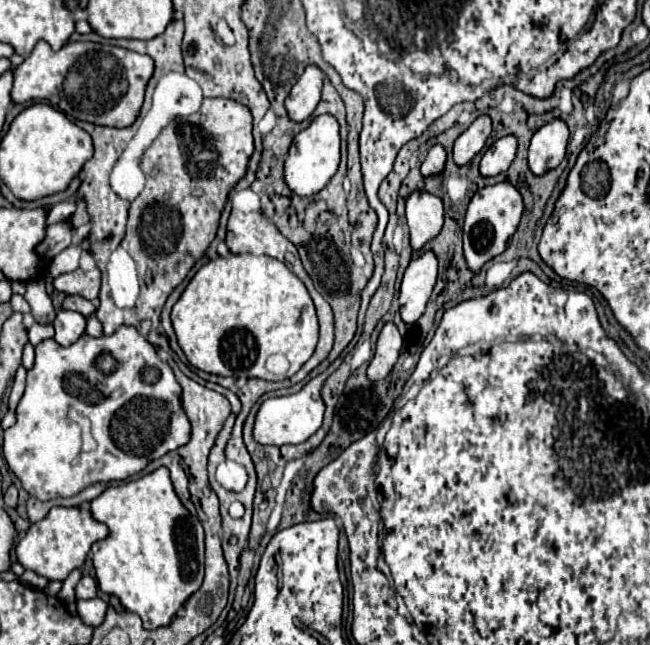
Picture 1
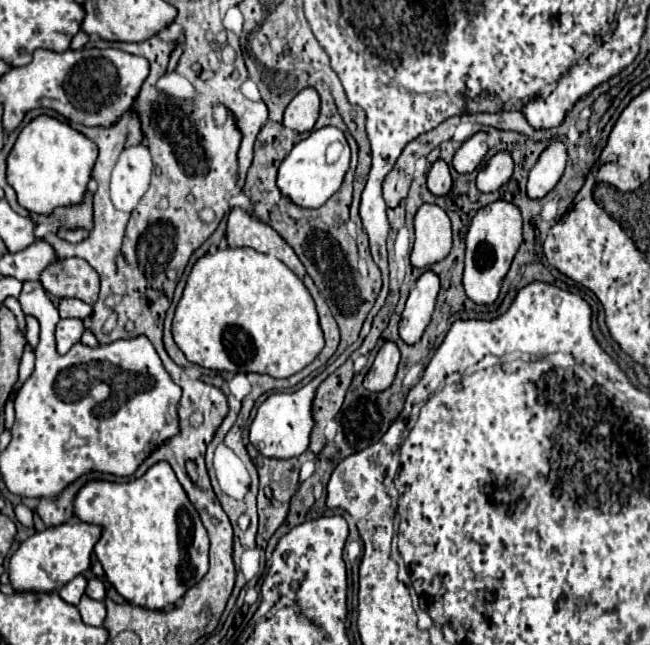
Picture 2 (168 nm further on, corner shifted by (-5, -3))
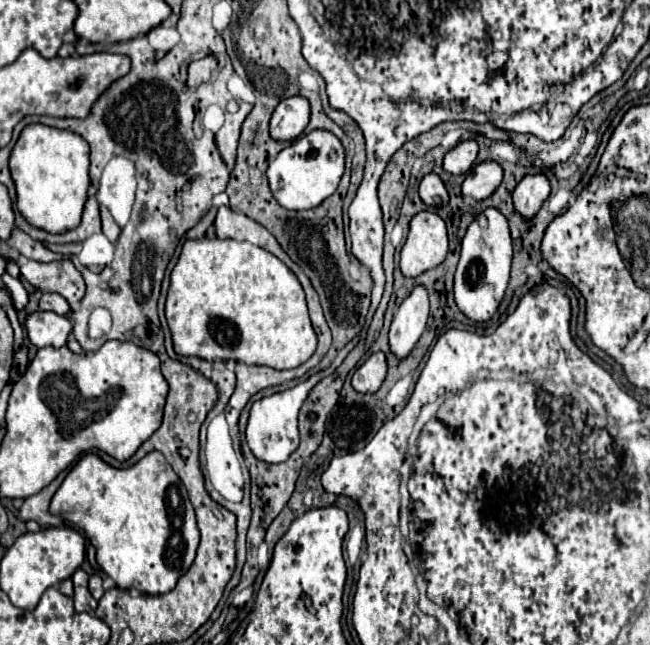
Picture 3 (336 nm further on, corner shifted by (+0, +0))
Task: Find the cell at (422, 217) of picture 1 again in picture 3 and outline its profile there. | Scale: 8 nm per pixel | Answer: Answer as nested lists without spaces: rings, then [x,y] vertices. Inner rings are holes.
[[[421,211],[411,219],[409,237],[401,249],[401,271],[405,277],[437,267],[449,249],[445,221],[435,211]]]

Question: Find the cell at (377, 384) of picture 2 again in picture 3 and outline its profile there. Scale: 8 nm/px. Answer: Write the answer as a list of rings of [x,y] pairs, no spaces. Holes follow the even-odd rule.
[[[371,353],[369,359],[353,373],[353,389],[359,393],[375,393],[387,375],[385,353]]]

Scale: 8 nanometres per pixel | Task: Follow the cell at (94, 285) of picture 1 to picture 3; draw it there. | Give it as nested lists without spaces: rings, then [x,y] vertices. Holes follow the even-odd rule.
[[[21,261],[21,275],[39,291],[53,291],[63,295],[69,303],[77,303],[85,295],[85,279],[69,261]]]

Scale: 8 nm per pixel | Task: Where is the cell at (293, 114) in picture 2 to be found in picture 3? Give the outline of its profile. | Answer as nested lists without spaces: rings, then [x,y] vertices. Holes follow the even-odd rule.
[[[301,95],[283,99],[271,117],[271,137],[277,141],[291,141],[299,137],[309,123],[309,101]]]

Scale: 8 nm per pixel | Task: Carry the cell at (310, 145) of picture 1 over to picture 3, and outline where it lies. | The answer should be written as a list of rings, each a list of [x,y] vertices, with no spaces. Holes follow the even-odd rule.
[[[315,129],[313,133],[307,133],[297,141],[293,141],[269,163],[267,179],[273,197],[279,201],[281,207],[301,211],[301,209],[313,209],[323,199],[333,195],[333,191],[341,181],[343,169],[345,169],[345,151],[341,141],[325,129]],[[331,149],[337,151],[335,159],[329,159]]]

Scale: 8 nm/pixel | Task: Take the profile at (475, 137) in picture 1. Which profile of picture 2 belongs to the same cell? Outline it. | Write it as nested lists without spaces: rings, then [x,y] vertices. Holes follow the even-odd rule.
[[[478,132],[478,134],[474,134],[472,138],[468,138],[468,140],[456,150],[454,160],[452,160],[452,166],[454,166],[456,172],[468,174],[468,172],[474,172],[474,170],[478,168],[478,164],[482,162],[482,158],[484,158],[486,152],[488,152],[486,138],[488,138],[486,132]]]

